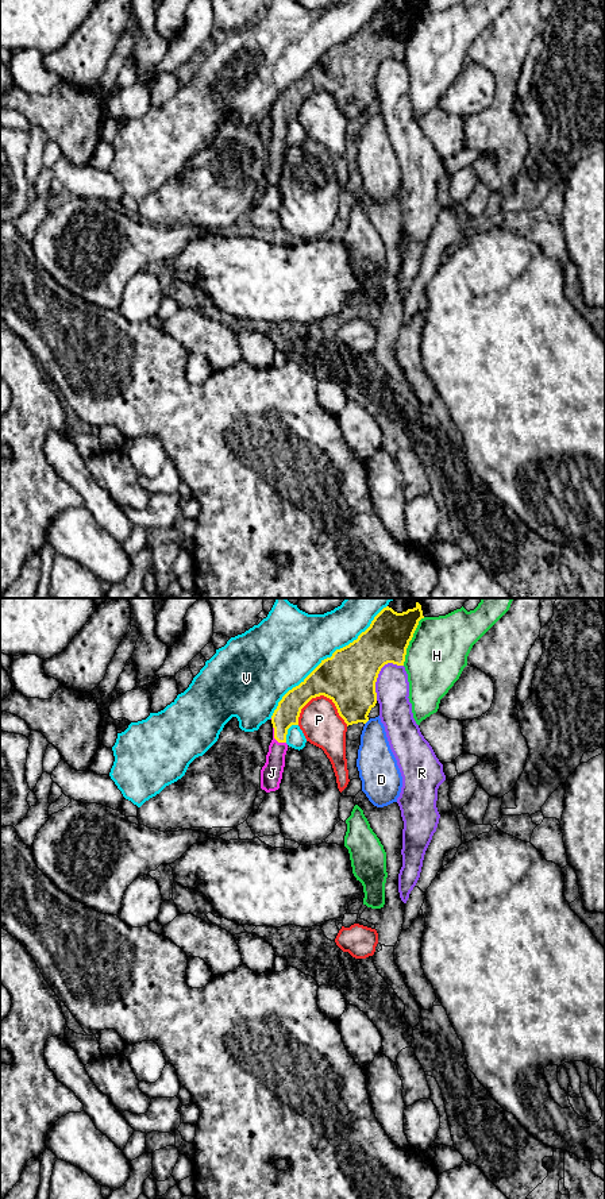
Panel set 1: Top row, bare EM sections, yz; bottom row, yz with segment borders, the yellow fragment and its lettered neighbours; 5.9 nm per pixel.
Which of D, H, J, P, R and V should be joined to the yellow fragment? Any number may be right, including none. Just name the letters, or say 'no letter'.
J

